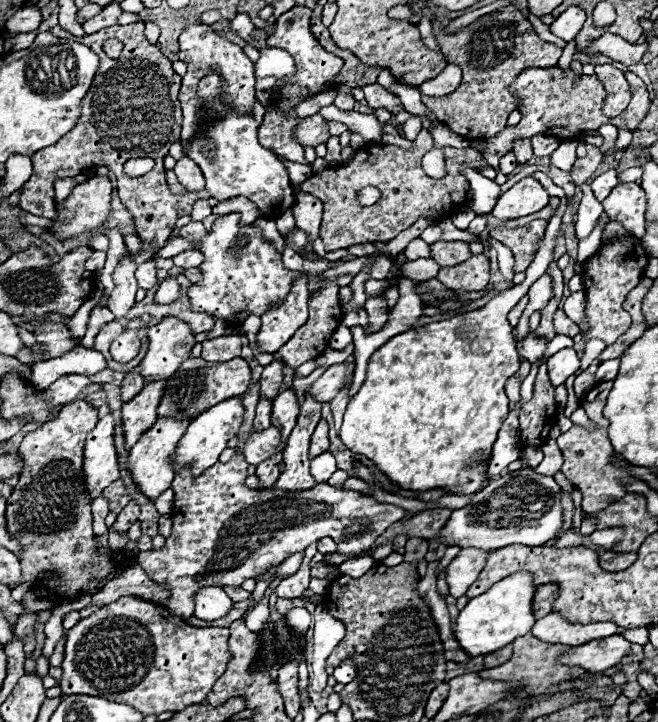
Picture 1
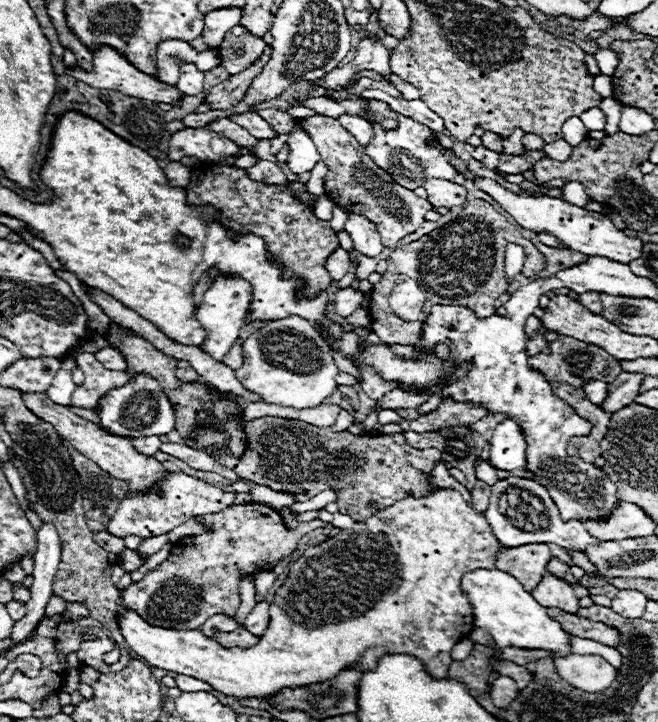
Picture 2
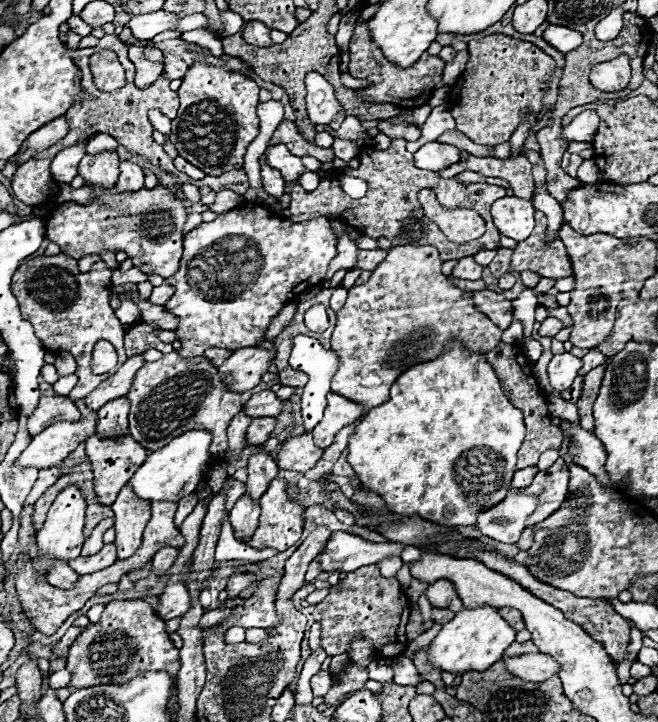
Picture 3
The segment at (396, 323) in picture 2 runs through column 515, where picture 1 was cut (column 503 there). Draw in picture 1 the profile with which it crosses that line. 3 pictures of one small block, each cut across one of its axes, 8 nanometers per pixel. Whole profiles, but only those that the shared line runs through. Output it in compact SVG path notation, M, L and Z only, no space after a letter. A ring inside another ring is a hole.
M532 220L520 228L494 228L490 234L494 240L506 244L514 252L514 272L524 272L532 262L532 244L538 244L538 240L544 236L546 226L548 220Z

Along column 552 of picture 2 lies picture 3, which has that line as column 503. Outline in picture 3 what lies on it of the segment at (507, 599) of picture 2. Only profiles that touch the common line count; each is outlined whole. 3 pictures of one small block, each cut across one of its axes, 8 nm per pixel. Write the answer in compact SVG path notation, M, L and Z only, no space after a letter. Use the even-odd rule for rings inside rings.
M488 606L474 608L474 610L462 608L448 624L442 626L442 630L430 642L428 662L434 668L440 668L442 672L454 672L454 674L464 674L468 670L482 672L504 656L504 650L514 642L514 638L516 632L502 616L498 616L496 608L488 608Z

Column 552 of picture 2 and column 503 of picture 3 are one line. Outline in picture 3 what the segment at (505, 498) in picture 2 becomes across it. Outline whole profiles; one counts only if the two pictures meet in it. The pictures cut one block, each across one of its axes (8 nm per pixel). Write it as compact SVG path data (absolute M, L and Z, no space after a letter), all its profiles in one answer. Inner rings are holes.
M512 488L504 502L478 514L476 528L496 542L516 544L524 530L524 522L534 512L536 504L538 498L526 496L522 490Z

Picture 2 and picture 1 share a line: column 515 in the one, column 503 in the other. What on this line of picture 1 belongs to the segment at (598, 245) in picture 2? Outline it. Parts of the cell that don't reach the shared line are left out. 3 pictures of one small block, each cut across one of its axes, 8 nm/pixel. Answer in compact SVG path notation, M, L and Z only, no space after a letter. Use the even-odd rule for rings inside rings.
M526 176L498 198L498 202L492 210L492 216L500 218L500 220L528 216L528 214L544 208L548 204L548 198L550 196L544 190L544 186L536 178Z

